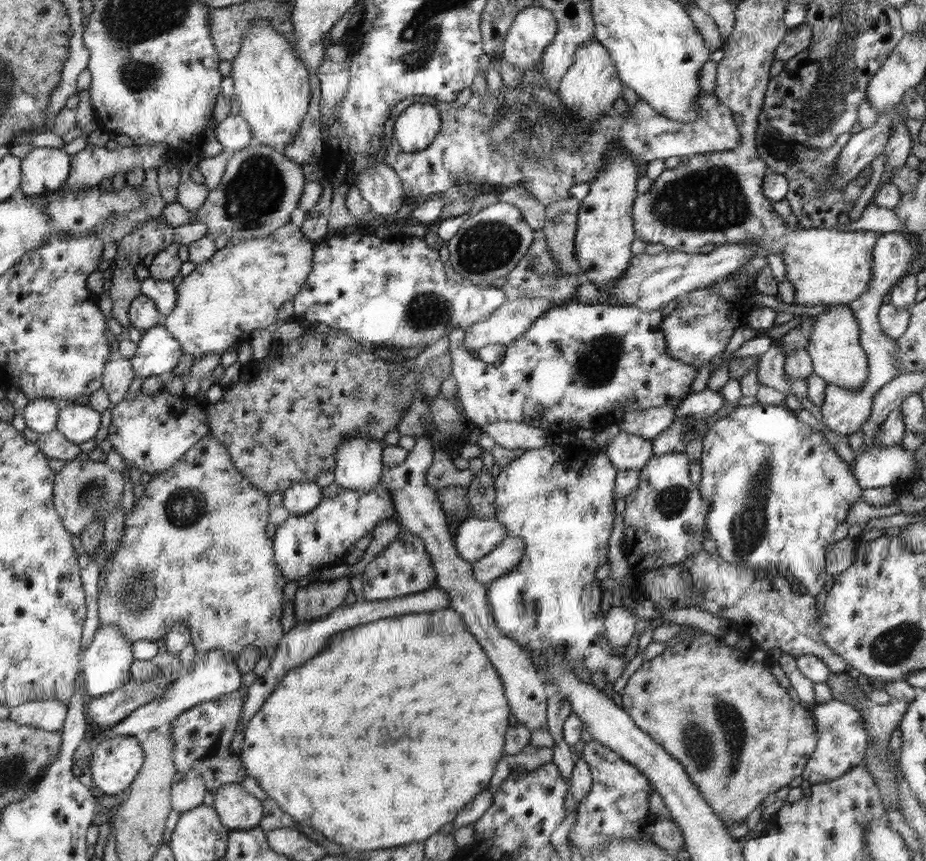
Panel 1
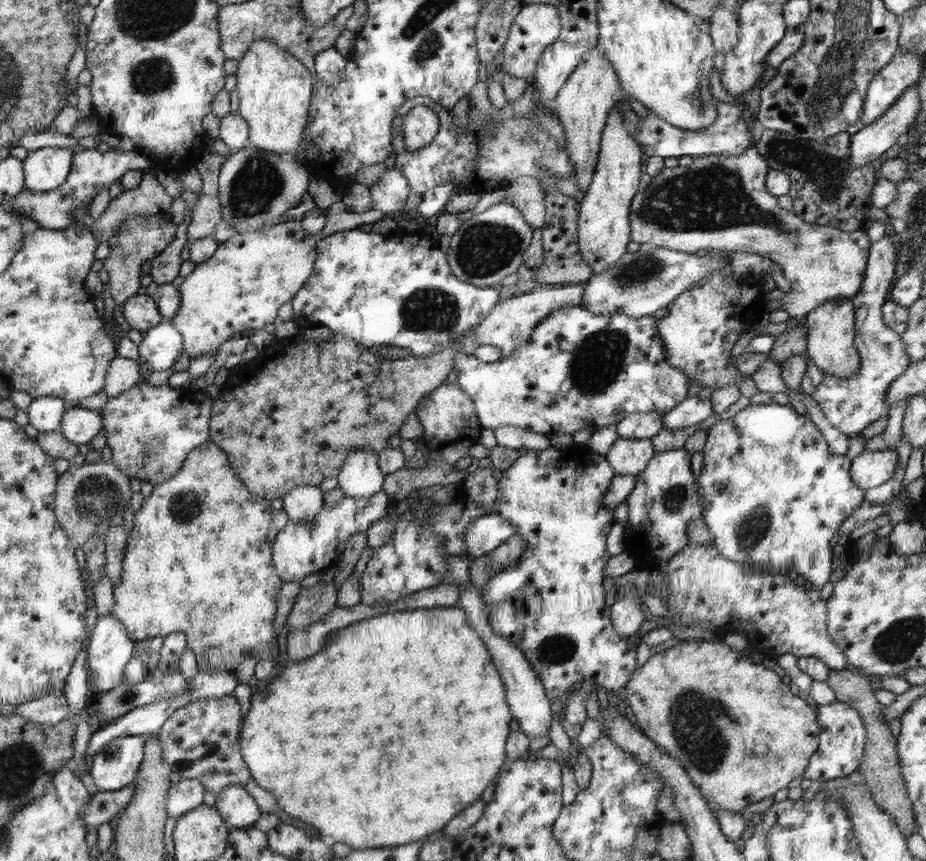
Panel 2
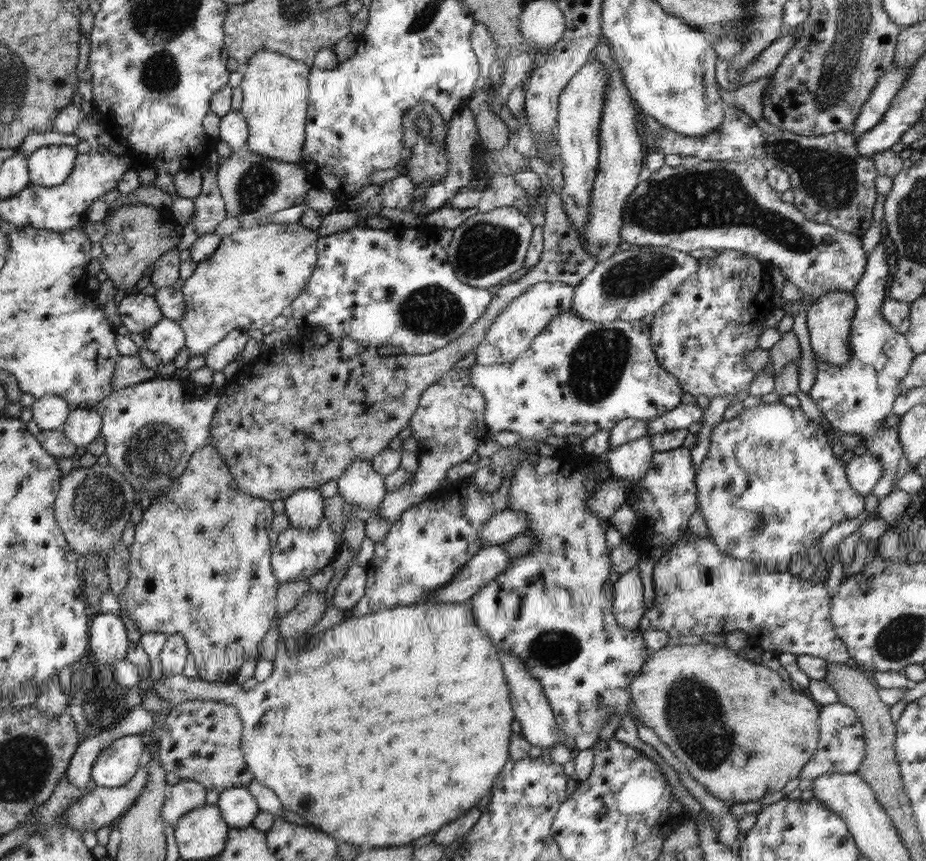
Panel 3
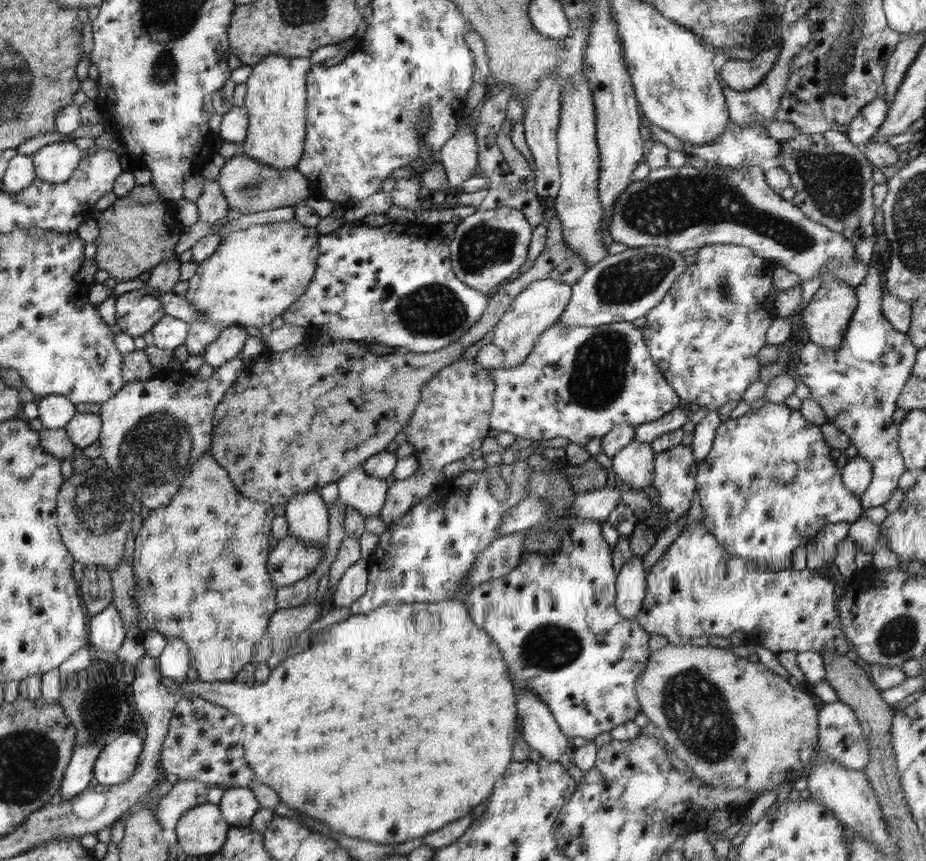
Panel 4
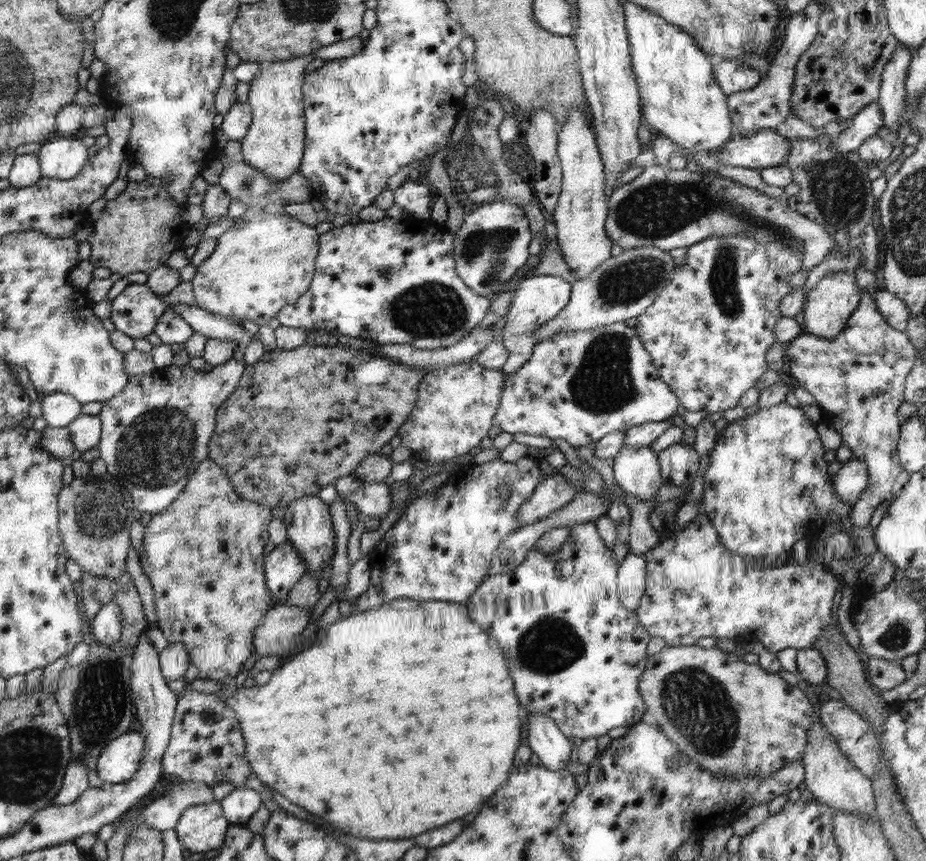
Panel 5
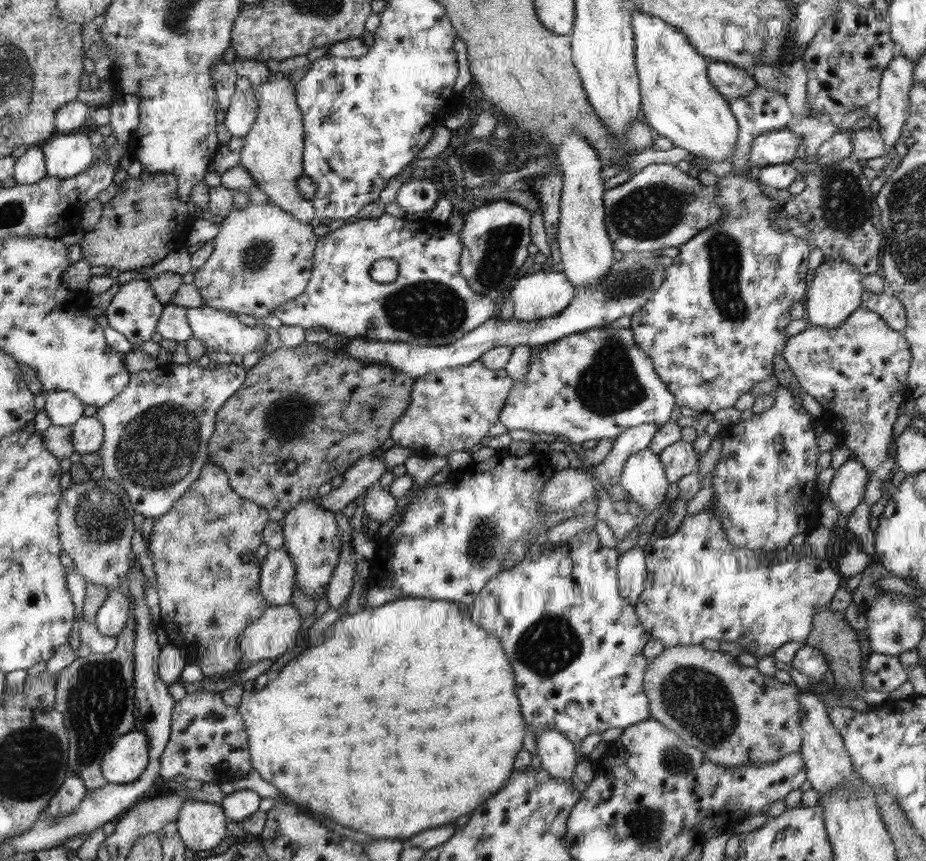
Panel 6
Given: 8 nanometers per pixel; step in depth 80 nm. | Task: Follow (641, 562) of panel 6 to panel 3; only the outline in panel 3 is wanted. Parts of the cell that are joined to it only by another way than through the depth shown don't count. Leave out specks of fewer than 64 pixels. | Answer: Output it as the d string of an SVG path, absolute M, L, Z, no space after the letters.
M634 567L620 575L615 584L616 618L624 627L639 628L639 622L644 612L644 594L639 570Z

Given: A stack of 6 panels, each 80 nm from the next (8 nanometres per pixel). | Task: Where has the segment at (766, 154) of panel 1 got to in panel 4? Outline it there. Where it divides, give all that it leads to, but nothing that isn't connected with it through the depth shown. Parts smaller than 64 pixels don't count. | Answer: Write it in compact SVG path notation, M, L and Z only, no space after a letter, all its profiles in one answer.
M828 130L815 135L802 134L788 140L782 140L782 150L776 156L778 166L789 172L791 185L796 189L796 196L792 198L792 204L812 220L827 226L830 230L842 234L854 245L862 240L875 236L872 220L876 214L873 204L873 188L875 182L872 180L873 164L865 157L861 147L850 142L847 133Z

